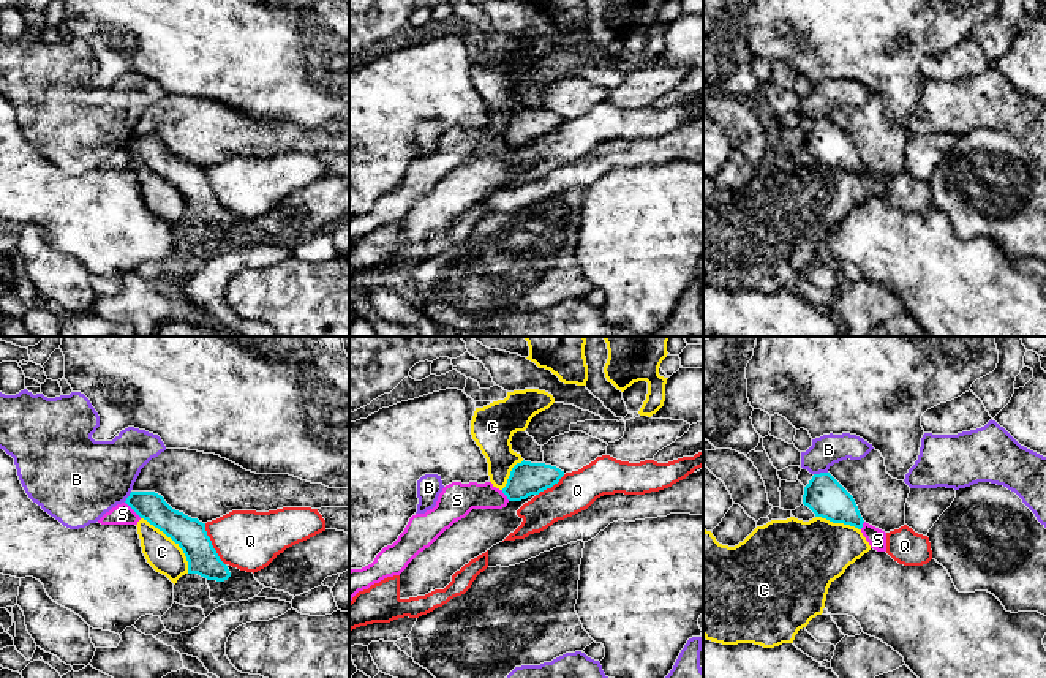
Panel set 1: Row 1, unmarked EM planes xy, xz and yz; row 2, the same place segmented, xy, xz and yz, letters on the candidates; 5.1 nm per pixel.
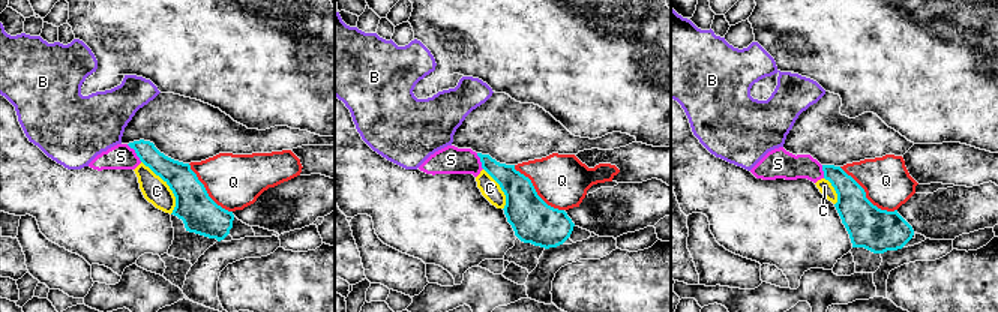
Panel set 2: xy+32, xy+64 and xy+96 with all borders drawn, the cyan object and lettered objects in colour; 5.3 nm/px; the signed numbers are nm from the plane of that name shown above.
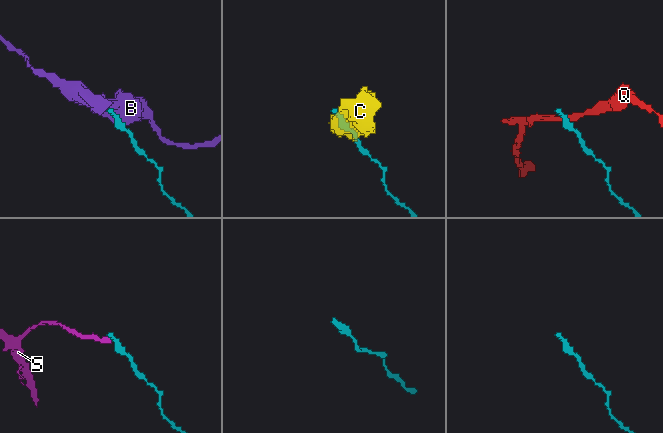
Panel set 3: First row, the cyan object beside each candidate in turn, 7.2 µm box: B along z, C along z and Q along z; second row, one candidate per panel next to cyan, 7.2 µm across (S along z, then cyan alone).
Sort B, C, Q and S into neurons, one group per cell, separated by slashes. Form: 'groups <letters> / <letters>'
groups B / C S / Q

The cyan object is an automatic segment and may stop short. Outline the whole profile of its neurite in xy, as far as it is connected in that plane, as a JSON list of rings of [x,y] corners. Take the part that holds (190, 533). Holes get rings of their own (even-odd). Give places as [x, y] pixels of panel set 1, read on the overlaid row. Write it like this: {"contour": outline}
{"contour": [[[131,492],[125,501],[141,518],[163,531],[185,553],[188,574],[224,582],[231,577],[205,531],[205,523],[172,509],[155,492]]]}

